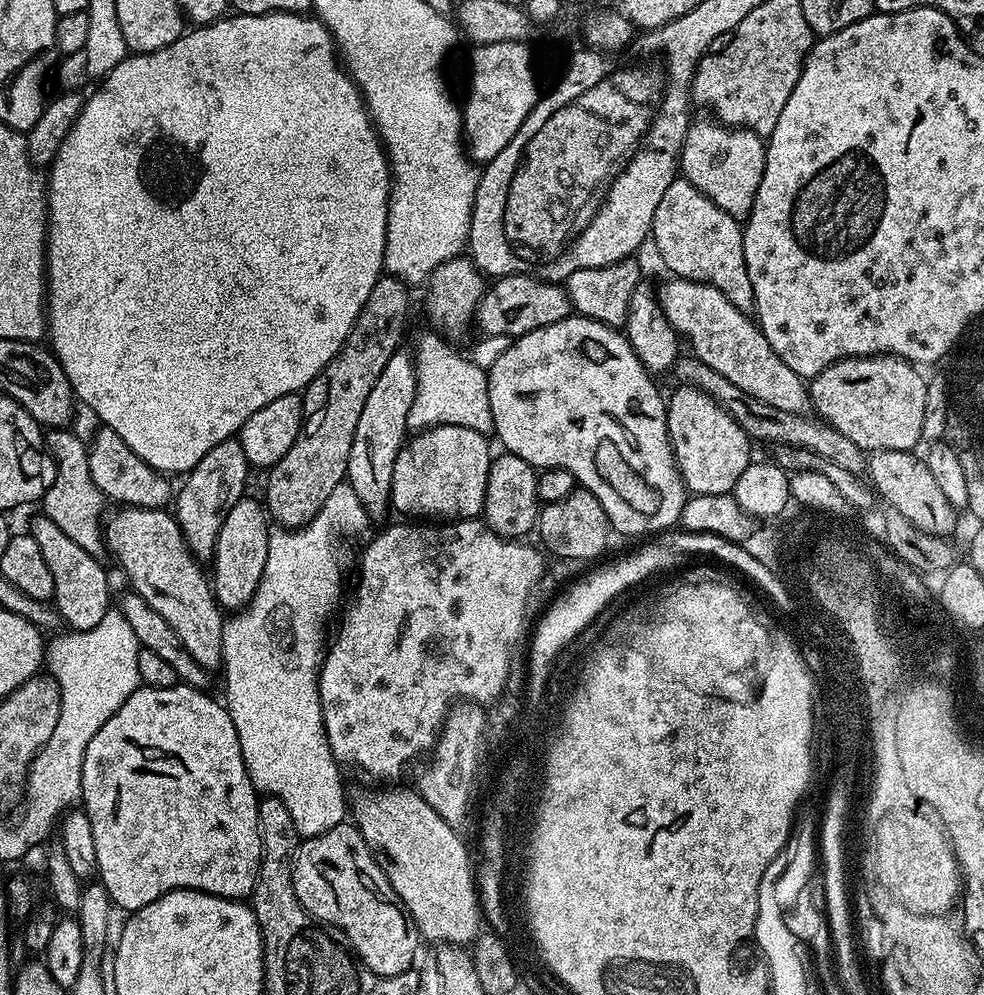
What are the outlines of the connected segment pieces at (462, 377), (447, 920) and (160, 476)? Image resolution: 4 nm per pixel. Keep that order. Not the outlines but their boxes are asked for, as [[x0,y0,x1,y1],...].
[[408,330,492,434],[350,786,482,946],[88,427,174,508]]

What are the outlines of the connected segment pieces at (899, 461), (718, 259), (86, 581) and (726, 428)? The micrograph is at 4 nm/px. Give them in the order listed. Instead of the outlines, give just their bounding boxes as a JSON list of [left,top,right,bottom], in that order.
[[867,450,957,537],[650,178,755,314],[30,514,110,632],[666,386,753,496]]

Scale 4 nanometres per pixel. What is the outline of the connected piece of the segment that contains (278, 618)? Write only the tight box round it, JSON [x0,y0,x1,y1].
[222,482,370,838]

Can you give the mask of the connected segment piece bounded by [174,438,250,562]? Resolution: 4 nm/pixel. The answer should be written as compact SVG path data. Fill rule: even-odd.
M233 438L226 442L218 442L214 450L198 462L191 472L183 477L184 485L179 485L174 496L174 515L180 524L184 541L188 549L195 554L197 560L208 562L213 559L218 530L222 530L222 522L226 522L226 514L234 506L234 502L245 499L244 487L248 484L250 465L246 458L246 450L242 450L239 439Z

